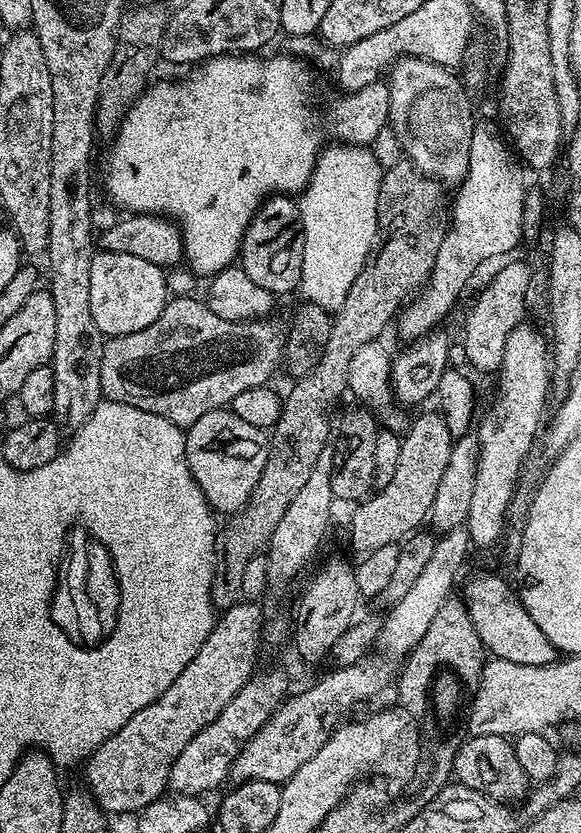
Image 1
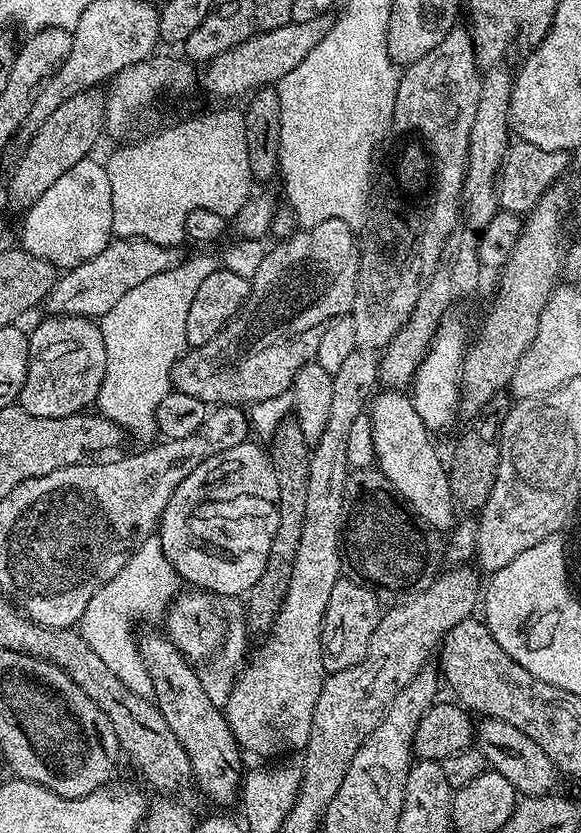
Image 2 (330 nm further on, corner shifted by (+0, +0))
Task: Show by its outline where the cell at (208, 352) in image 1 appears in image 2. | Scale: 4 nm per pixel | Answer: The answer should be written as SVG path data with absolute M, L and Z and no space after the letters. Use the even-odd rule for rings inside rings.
M330 218L329 221L318 222L312 227L305 227L303 230L298 230L293 236L281 239L276 242L276 245L269 247L265 251L262 258L262 266L258 266L258 270L250 277L252 289L248 295L248 301L244 303L241 311L236 313L236 317L227 324L218 334L214 334L214 338L210 338L210 342L206 342L197 348L189 347L184 355L176 361L176 365L172 368L172 387L175 391L182 394L193 395L207 406L251 406L256 403L261 403L264 399L274 398L283 391L291 389L296 371L299 370L305 363L305 357L300 356L276 356L276 351L287 342L291 336L296 336L299 332L312 332L323 329L324 325L329 320L335 320L338 316L349 315L354 306L354 294L356 286L356 276L359 274L360 246L358 243L357 233L354 231L353 225L348 224L344 220L338 218Z

